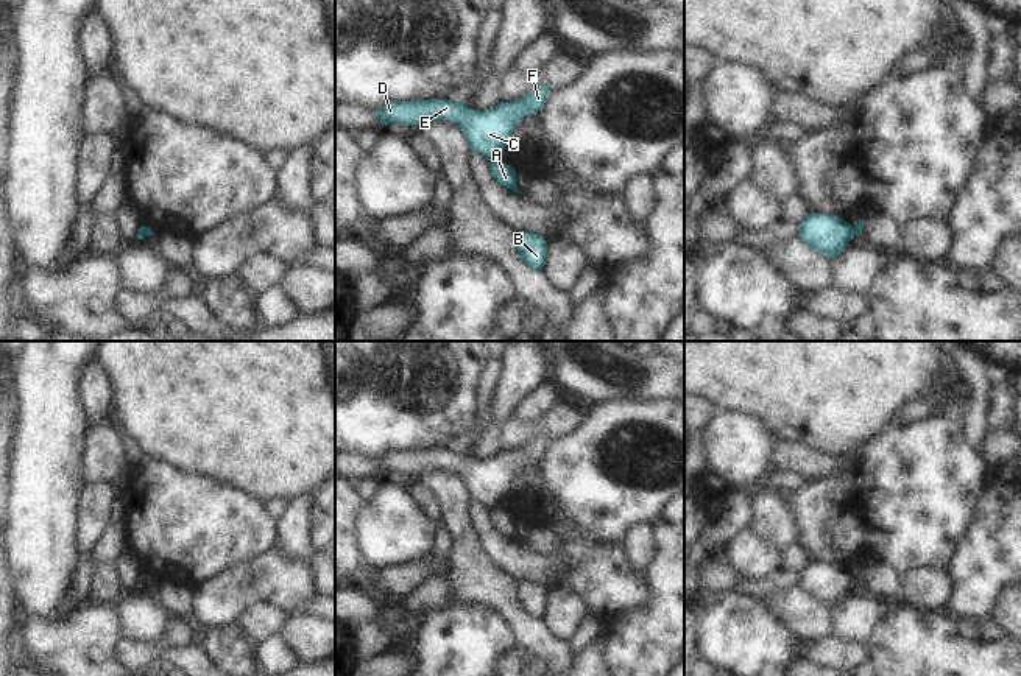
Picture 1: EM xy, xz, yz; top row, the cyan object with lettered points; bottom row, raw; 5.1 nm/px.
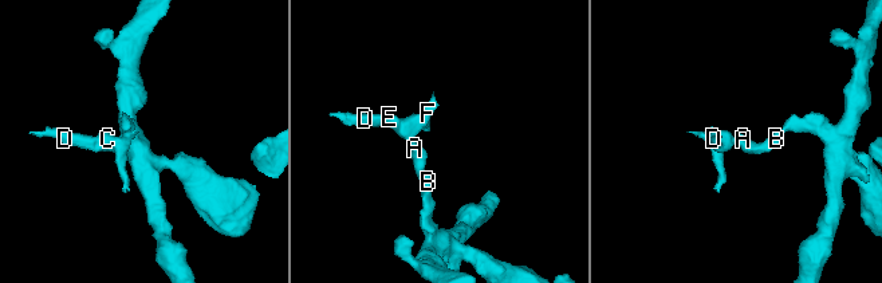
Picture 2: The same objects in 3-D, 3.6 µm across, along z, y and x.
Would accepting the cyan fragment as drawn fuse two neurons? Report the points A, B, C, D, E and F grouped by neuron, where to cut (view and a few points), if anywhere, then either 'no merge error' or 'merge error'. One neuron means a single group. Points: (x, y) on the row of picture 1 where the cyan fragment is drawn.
groups A B / C D E F; cut xz (490, 159), (496, 162); merge error

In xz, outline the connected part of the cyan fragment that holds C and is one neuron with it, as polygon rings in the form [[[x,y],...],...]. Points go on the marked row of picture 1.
[[[535,86],[521,100],[497,103],[489,109],[472,111],[465,103],[449,100],[391,101],[376,107],[383,125],[399,121],[407,126],[450,120],[461,128],[469,150],[497,162],[510,140],[511,129],[527,115],[541,111],[552,89]]]

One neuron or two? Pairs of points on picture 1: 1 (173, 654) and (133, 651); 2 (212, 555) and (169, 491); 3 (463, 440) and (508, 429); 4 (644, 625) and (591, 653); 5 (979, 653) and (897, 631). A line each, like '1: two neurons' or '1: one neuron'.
1: one neuron
2: one neuron
3: two neurons
4: two neurons
5: one neuron

